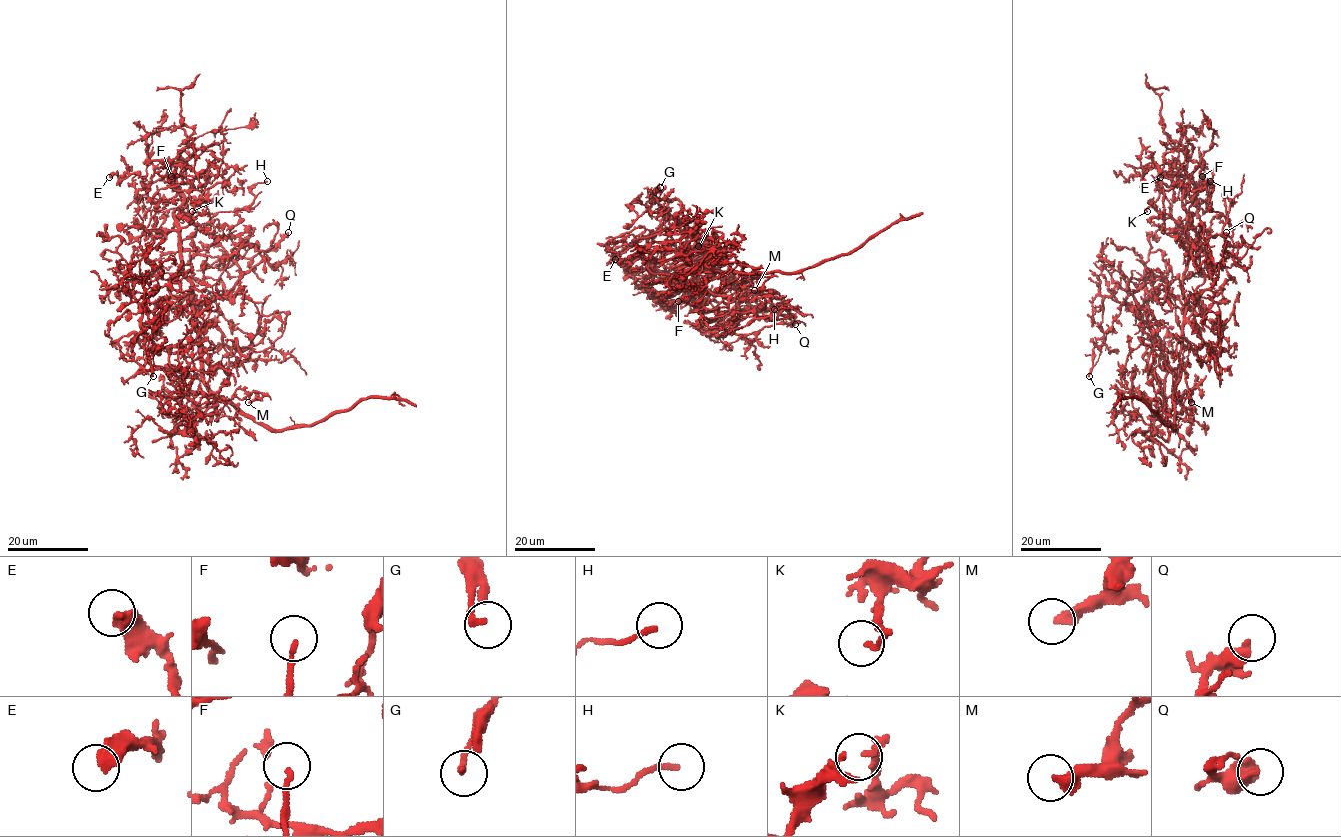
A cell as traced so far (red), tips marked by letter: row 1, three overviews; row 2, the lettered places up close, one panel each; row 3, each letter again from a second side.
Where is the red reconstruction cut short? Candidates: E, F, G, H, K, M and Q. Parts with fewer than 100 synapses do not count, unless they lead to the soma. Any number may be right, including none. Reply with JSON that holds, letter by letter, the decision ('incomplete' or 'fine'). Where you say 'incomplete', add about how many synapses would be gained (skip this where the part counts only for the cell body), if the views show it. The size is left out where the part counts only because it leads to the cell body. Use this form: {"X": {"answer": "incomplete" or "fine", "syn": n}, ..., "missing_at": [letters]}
{"E": {"answer": "fine"}, "F": {"answer": "fine"}, "G": {"answer": "fine"}, "H": {"answer": "fine"}, "K": {"answer": "fine"}, "M": {"answer": "fine"}, "Q": {"answer": "fine"}, "missing_at": []}

